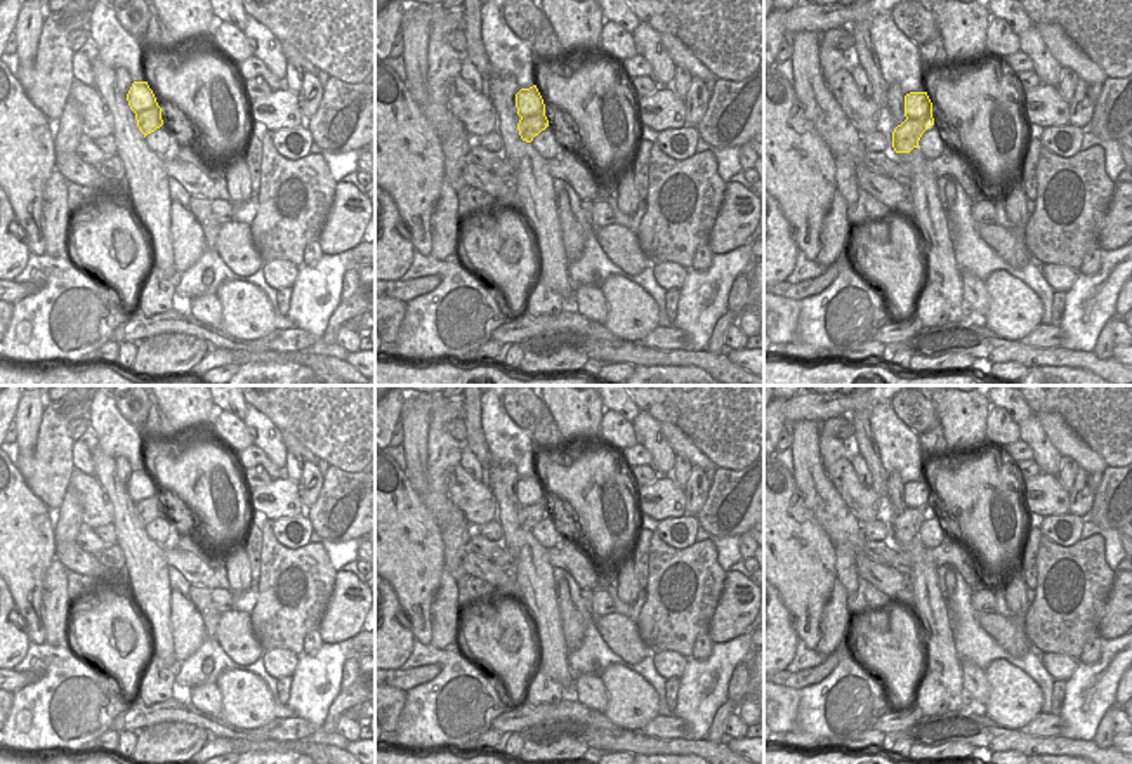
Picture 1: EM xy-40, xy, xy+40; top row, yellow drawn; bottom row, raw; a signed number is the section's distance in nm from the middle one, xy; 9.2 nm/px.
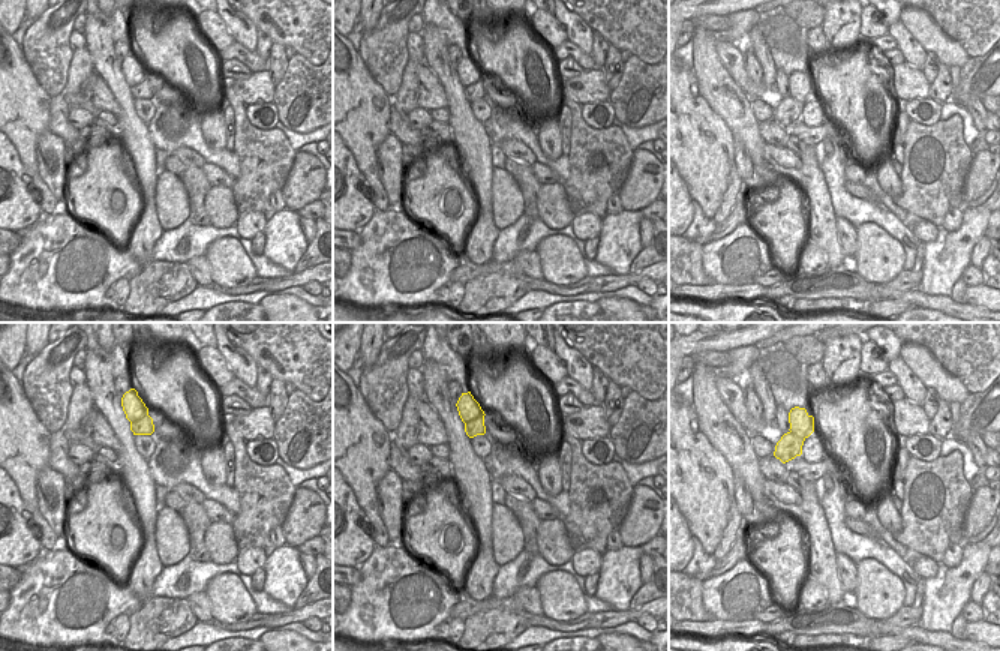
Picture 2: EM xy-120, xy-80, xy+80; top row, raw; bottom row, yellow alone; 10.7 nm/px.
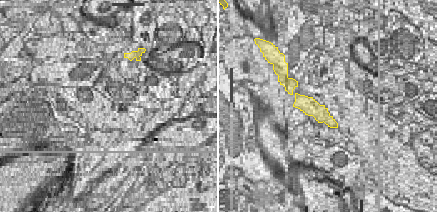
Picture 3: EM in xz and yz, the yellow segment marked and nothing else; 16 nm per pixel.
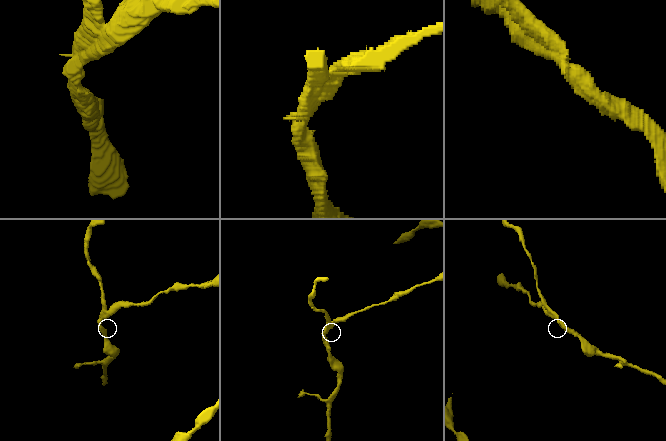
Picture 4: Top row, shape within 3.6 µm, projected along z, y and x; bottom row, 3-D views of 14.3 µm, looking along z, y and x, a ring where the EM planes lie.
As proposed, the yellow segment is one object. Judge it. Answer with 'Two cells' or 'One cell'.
Two cells

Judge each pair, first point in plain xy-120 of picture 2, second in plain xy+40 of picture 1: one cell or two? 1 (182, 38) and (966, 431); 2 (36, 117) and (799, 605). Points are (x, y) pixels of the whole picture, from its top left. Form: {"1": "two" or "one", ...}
{"1": "two", "2": "one"}

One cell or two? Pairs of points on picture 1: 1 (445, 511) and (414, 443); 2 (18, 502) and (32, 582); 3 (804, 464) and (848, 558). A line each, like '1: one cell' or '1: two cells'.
1: one cell
2: one cell
3: one cell

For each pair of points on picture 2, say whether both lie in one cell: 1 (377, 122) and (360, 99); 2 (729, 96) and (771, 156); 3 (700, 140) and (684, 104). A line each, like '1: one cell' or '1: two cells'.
1: one cell
2: two cells
3: one cell

